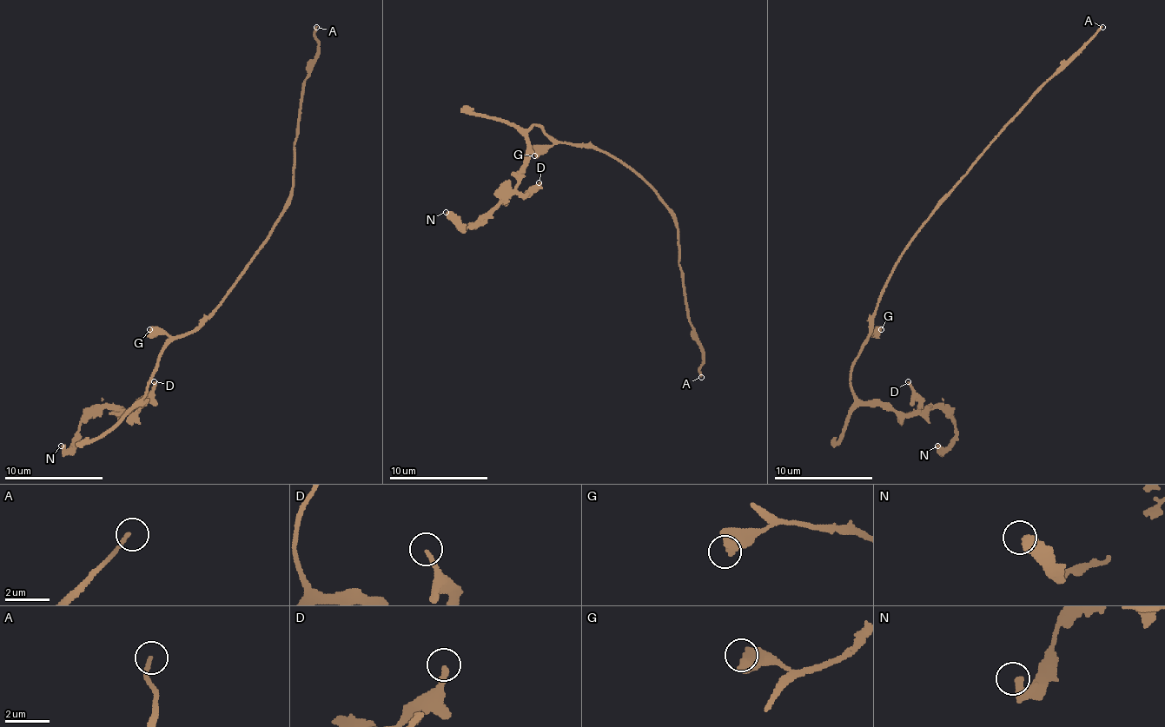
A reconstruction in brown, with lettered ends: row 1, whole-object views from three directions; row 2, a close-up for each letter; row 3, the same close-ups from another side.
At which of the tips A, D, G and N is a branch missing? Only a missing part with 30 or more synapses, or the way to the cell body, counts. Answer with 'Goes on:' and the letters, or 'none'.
Goes on: A

